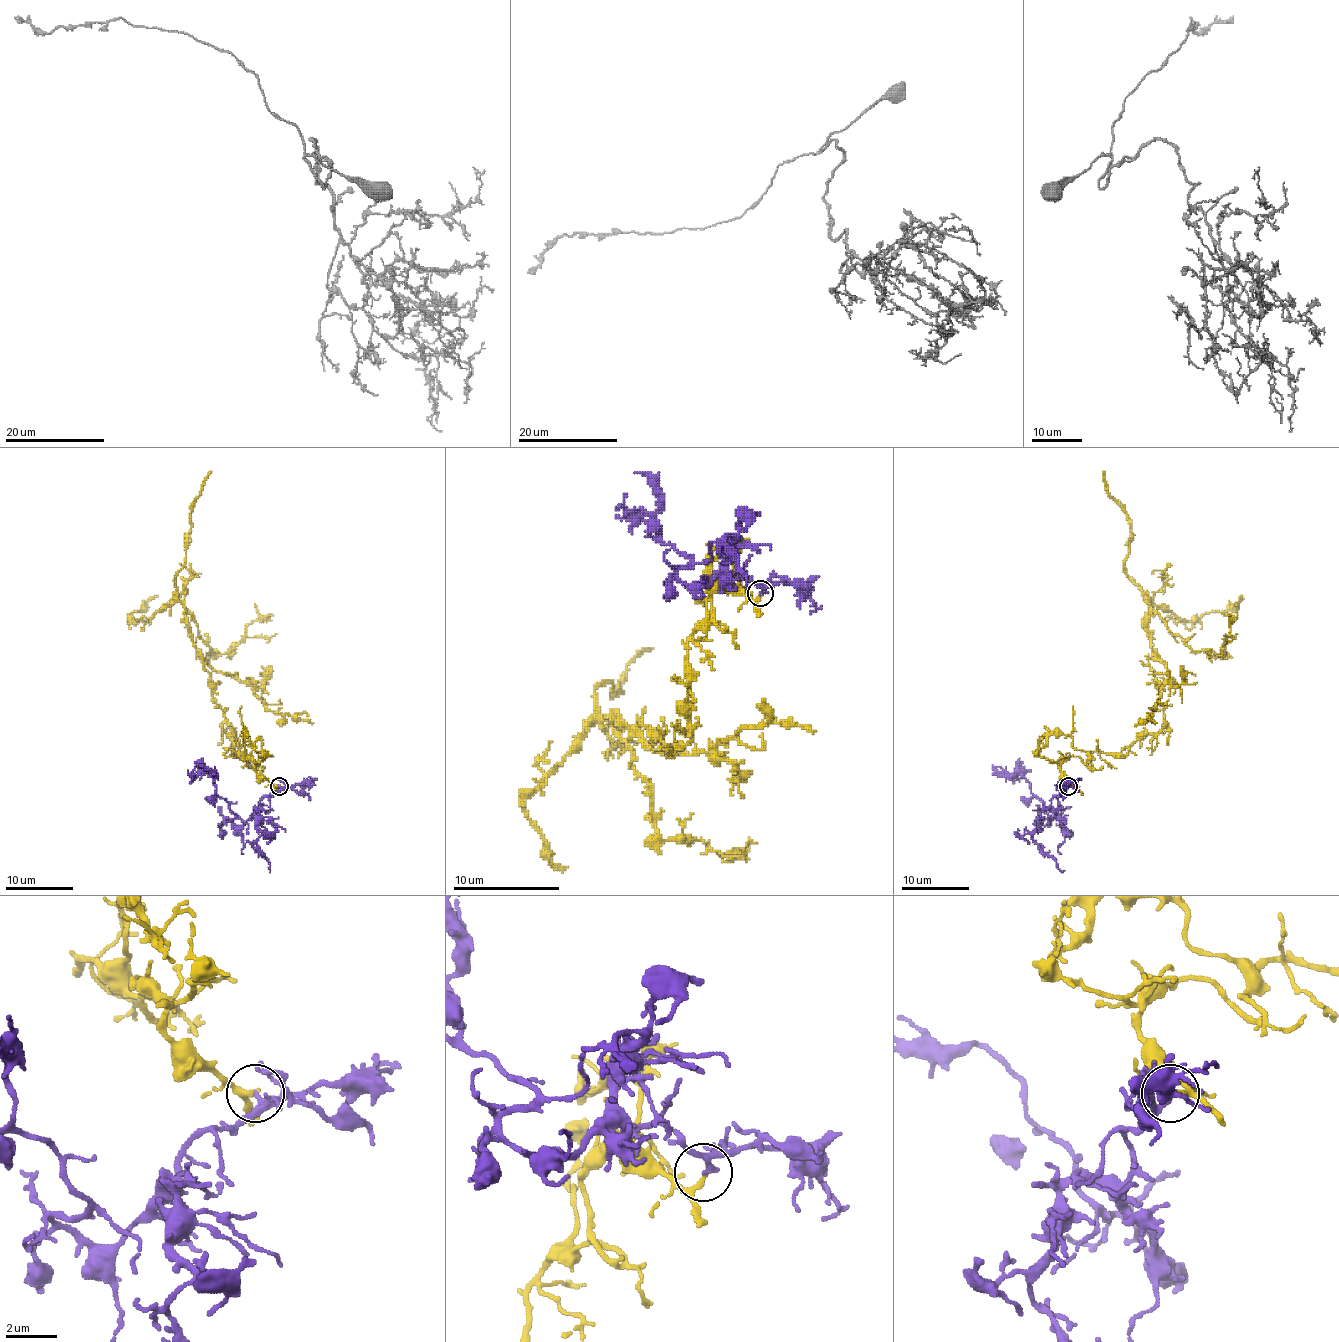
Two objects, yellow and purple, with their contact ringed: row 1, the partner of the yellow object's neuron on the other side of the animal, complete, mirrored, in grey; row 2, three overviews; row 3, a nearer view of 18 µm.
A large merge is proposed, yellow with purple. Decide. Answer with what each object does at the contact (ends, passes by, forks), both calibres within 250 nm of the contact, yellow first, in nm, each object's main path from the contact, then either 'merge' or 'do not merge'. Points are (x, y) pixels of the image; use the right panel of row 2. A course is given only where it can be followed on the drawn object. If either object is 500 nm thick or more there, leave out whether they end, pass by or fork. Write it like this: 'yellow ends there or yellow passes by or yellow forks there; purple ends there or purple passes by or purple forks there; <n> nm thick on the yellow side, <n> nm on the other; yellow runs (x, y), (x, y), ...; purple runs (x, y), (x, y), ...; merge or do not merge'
yellow passes by; purple passes by; 170 nm thick on the yellow side, 190 nm on the other; yellow runs (1069, 786), (1069, 758), (1125, 756), (1163, 726), (1150, 612), (1193, 651), (1224, 654), (1232, 617), (1222, 614); purple runs (1068, 786), (1056, 795), (1056, 815), (1064, 825), (1047, 813), (1031, 785), (1017, 773), (999, 773), (992, 765); do not merge

